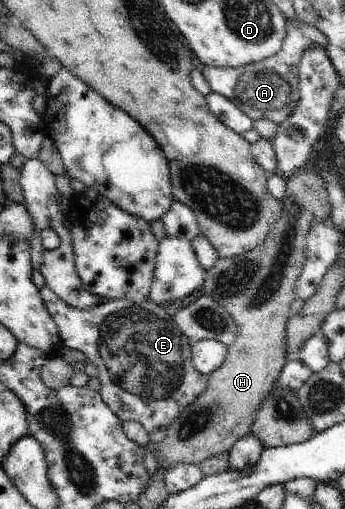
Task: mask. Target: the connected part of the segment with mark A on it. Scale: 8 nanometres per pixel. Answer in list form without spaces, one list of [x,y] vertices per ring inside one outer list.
[[[289,22],[287,37],[282,48],[269,59],[255,62],[240,68],[205,66],[203,75],[209,82],[212,92],[220,93],[233,102],[233,105],[248,115],[253,121],[267,118],[279,125],[294,109],[300,98],[298,88],[298,67],[303,55],[311,44],[319,44],[326,49],[328,39],[315,27],[303,22]]]

